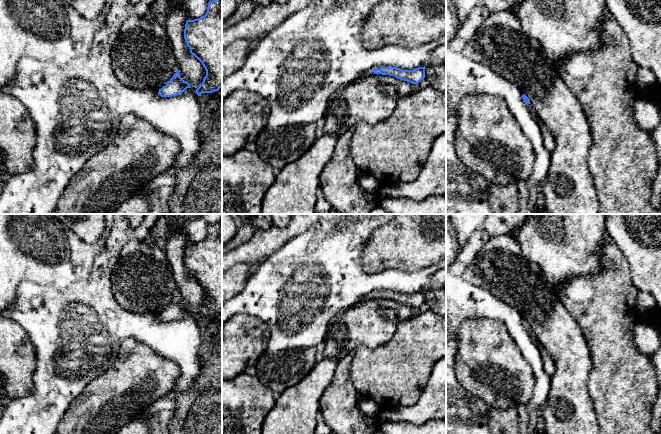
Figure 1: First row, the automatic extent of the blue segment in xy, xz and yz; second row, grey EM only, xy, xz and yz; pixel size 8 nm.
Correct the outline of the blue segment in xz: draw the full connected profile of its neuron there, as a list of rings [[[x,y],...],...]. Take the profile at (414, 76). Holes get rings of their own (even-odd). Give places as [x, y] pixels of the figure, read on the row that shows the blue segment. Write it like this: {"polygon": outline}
{"polygon": [[[392,66],[377,67],[362,73],[359,78],[365,78],[374,74],[390,75],[412,84],[418,84],[425,78],[425,66],[418,67],[413,70],[402,70],[400,68]]]}

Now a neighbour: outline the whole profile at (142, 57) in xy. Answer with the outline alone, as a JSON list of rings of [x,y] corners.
[[[138,15],[123,21],[111,50],[111,64],[117,79],[135,89],[161,89],[178,67],[163,24]]]

